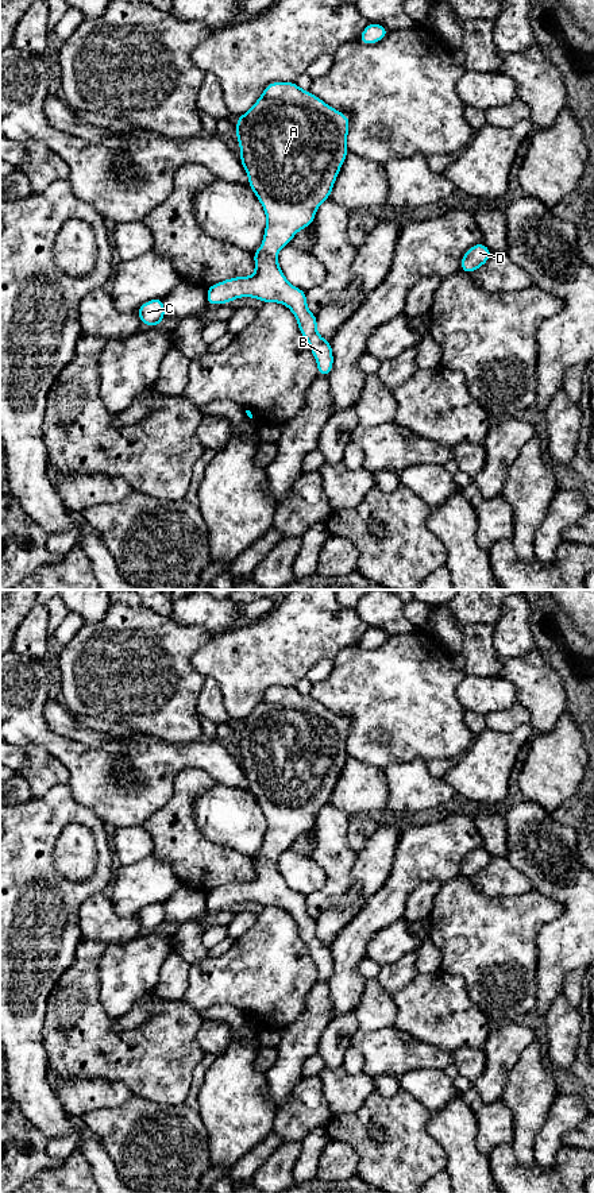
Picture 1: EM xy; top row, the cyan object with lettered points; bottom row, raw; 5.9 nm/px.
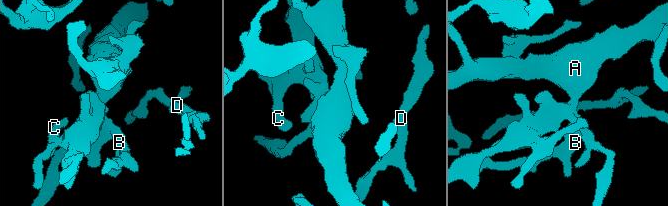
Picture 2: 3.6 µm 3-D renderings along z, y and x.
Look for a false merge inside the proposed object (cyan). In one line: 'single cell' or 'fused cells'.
single cell

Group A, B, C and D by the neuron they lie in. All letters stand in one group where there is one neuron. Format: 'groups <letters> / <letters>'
groups A B C D

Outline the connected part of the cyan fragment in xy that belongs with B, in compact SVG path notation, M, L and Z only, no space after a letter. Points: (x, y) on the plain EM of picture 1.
M296 687L269 688L250 715L236 723L240 767L248 780L248 791L263 811L267 826L262 850L252 857L255 877L235 881L207 892L208 910L228 908L240 901L286 910L298 927L300 938L309 947L317 966L317 978L328 981L333 970L331 946L317 937L317 922L306 910L306 897L292 891L282 877L277 858L294 839L312 830L317 812L329 803L336 781L347 761L350 723Z

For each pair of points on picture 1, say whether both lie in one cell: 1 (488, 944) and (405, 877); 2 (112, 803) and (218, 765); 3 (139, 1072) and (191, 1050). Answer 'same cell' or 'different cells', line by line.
1: different cells
2: same cell
3: same cell

